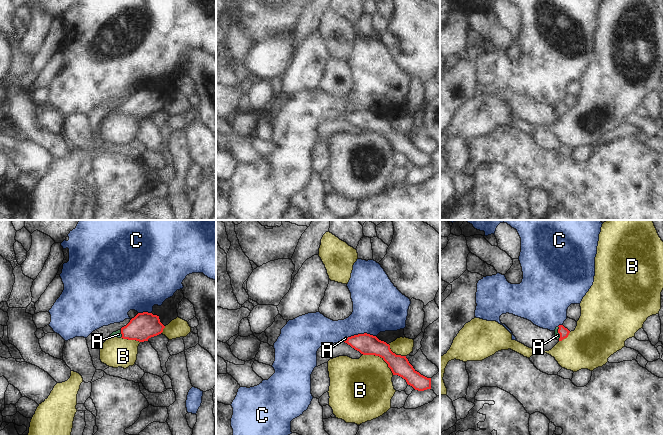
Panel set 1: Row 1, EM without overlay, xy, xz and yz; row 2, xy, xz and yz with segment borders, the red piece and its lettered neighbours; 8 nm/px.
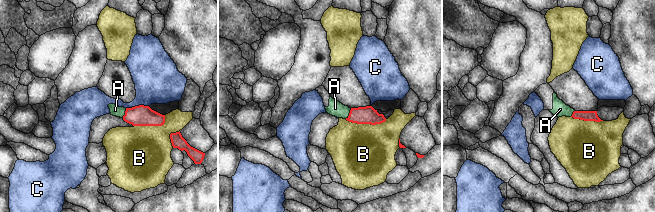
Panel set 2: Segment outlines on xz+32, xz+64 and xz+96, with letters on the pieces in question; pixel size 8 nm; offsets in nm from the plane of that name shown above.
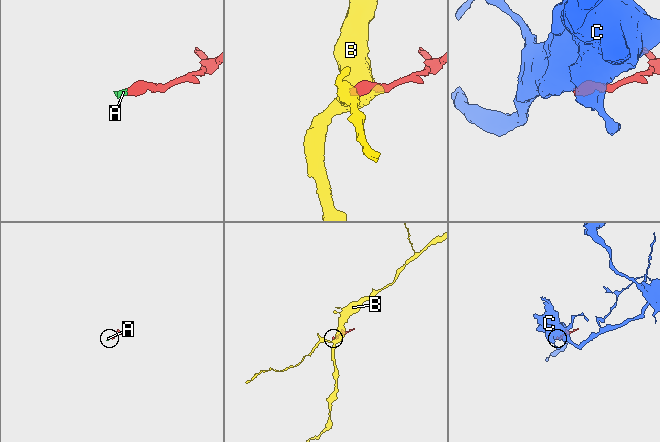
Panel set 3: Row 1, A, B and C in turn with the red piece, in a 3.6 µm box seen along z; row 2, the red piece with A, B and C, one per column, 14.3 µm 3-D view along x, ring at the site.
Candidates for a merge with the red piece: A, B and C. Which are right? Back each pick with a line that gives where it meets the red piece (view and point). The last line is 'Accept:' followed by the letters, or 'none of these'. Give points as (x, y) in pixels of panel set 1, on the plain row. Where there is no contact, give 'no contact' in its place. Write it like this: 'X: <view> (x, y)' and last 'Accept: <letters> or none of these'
A: xy (121, 109)
Accept: A

